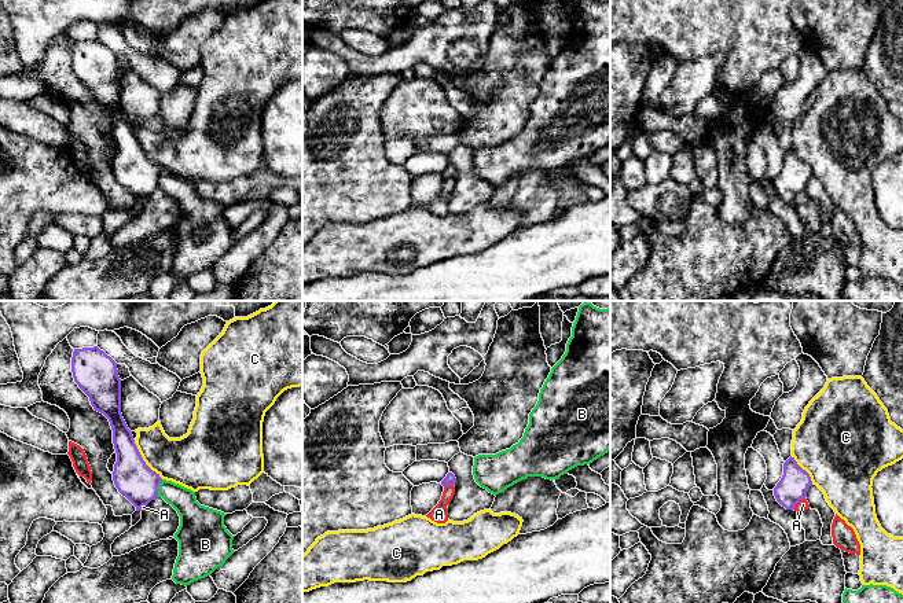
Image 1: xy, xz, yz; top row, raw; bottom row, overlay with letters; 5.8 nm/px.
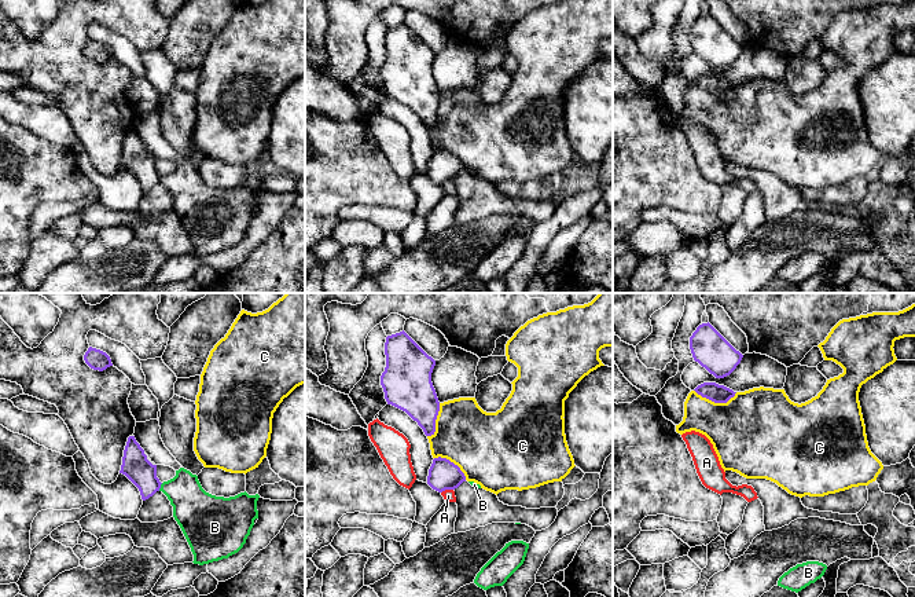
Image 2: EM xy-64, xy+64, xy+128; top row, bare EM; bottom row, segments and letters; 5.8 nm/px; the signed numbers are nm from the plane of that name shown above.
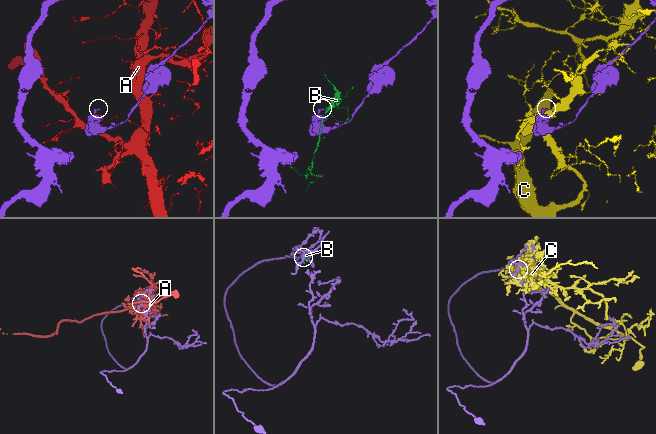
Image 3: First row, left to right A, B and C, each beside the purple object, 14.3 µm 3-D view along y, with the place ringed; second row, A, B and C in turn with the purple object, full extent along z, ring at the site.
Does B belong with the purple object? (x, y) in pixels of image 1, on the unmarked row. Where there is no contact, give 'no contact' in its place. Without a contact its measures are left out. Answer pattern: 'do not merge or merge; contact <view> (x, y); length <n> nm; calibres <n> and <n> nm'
do not merge; contact xy (157, 180); length 110 nm; calibres 220 and 150 nm

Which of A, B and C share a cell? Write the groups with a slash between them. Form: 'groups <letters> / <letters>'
groups A / B / C

